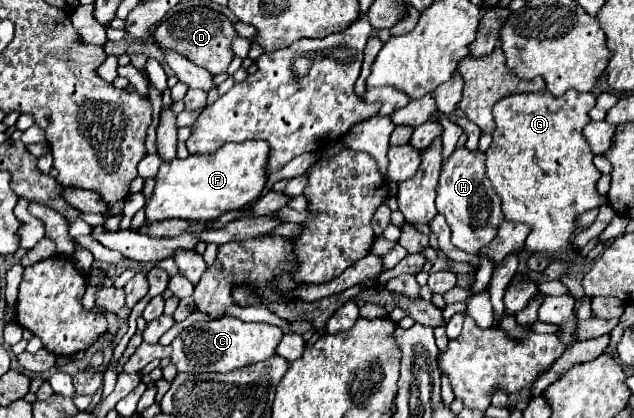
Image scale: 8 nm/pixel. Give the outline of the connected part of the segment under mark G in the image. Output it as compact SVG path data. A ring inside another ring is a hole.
M571 91L553 97L551 93L521 93L521 95L509 95L501 99L493 107L495 117L495 131L493 131L493 143L487 149L487 177L495 189L495 193L501 199L501 209L507 221L525 223L531 227L531 233L525 239L523 251L531 253L577 253L573 247L573 233L577 231L577 217L583 215L589 209L603 205L603 195L597 191L597 181L601 177L599 169L593 165L593 153L587 145L587 139L583 137L583 127L591 123L589 109L595 105L593 93L581 93Z

